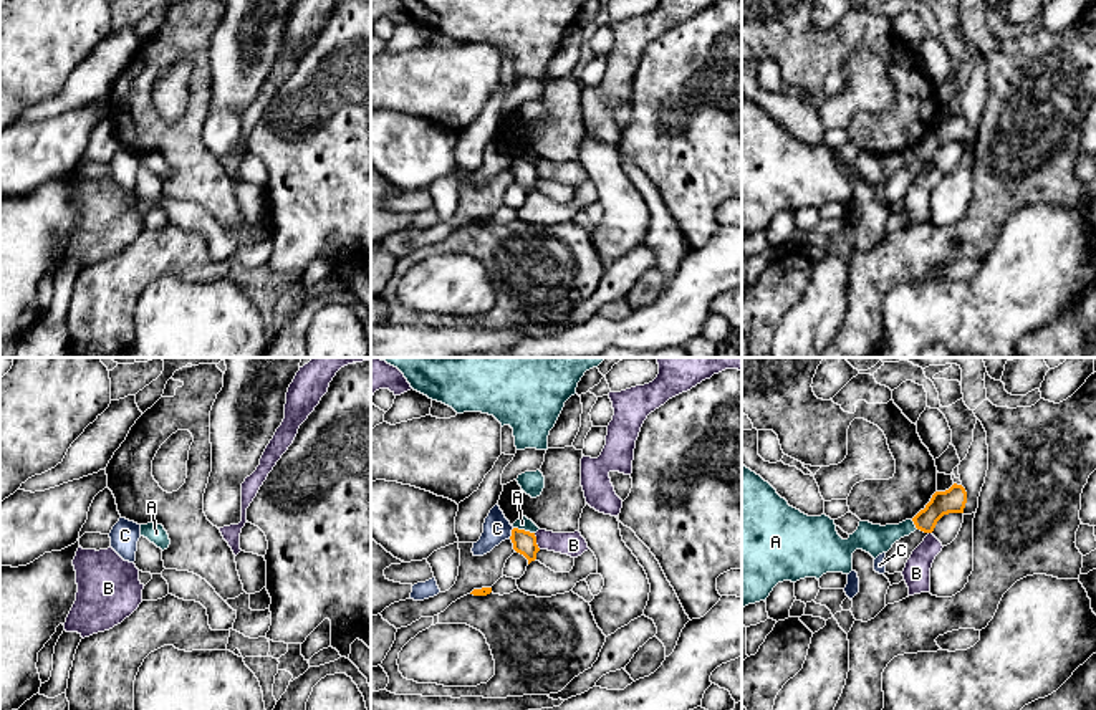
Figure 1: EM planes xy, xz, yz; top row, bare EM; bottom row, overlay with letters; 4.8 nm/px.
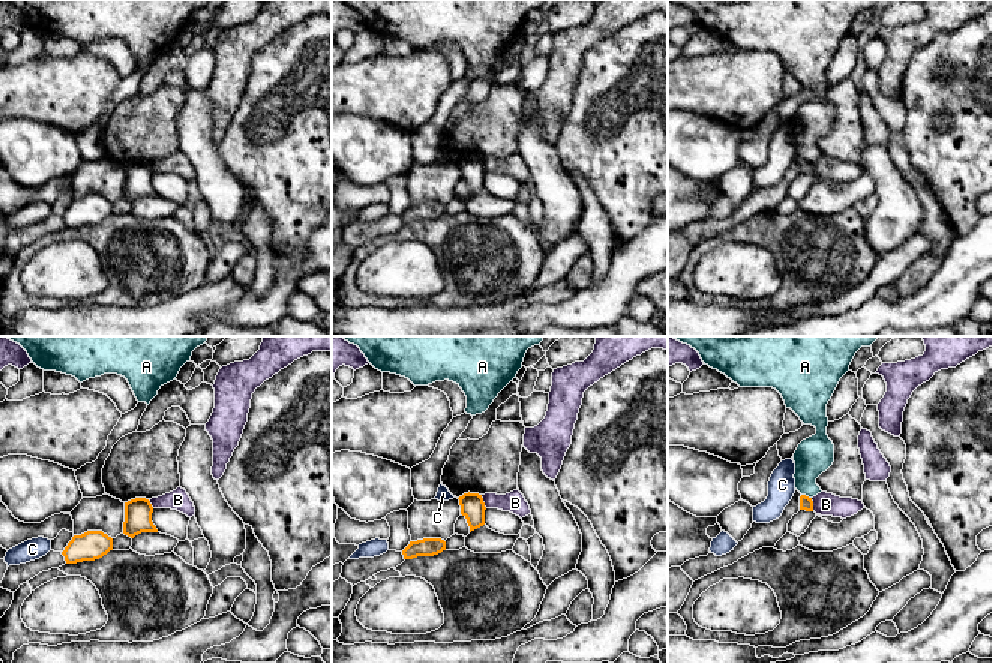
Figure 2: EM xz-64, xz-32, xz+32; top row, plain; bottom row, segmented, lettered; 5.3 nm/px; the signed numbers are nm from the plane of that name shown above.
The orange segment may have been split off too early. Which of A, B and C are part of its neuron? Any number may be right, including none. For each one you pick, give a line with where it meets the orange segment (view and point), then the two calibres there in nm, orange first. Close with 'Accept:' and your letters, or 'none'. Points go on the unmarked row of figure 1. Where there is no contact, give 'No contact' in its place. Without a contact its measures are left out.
Accept: none

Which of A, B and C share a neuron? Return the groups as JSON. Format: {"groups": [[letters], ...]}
{"groups": [["A"], ["B"], ["C"]]}

